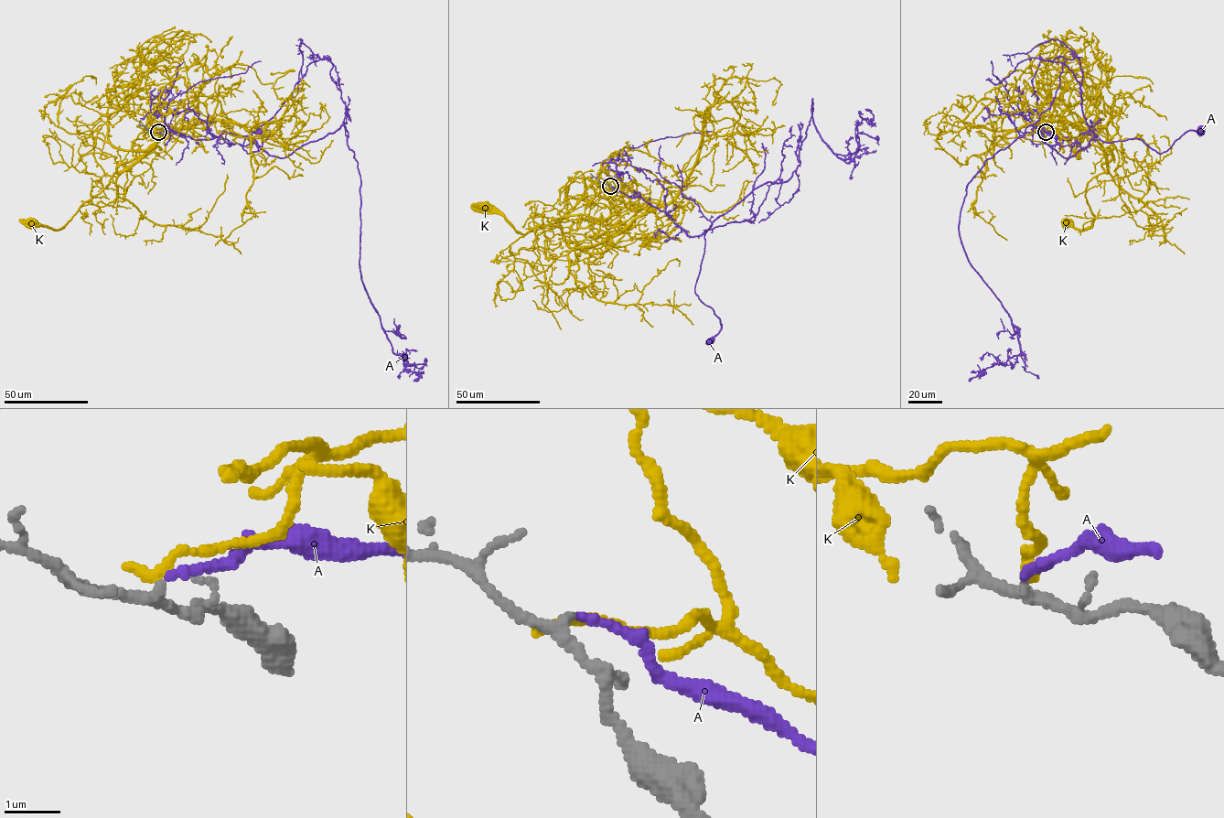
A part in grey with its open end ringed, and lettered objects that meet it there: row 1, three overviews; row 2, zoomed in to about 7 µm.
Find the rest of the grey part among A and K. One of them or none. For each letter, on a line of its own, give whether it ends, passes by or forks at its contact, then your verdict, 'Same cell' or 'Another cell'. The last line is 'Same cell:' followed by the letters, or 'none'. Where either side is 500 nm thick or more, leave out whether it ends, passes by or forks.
A: It ends there. Same cell
K: It ends there. Another cell
Same cell: A

